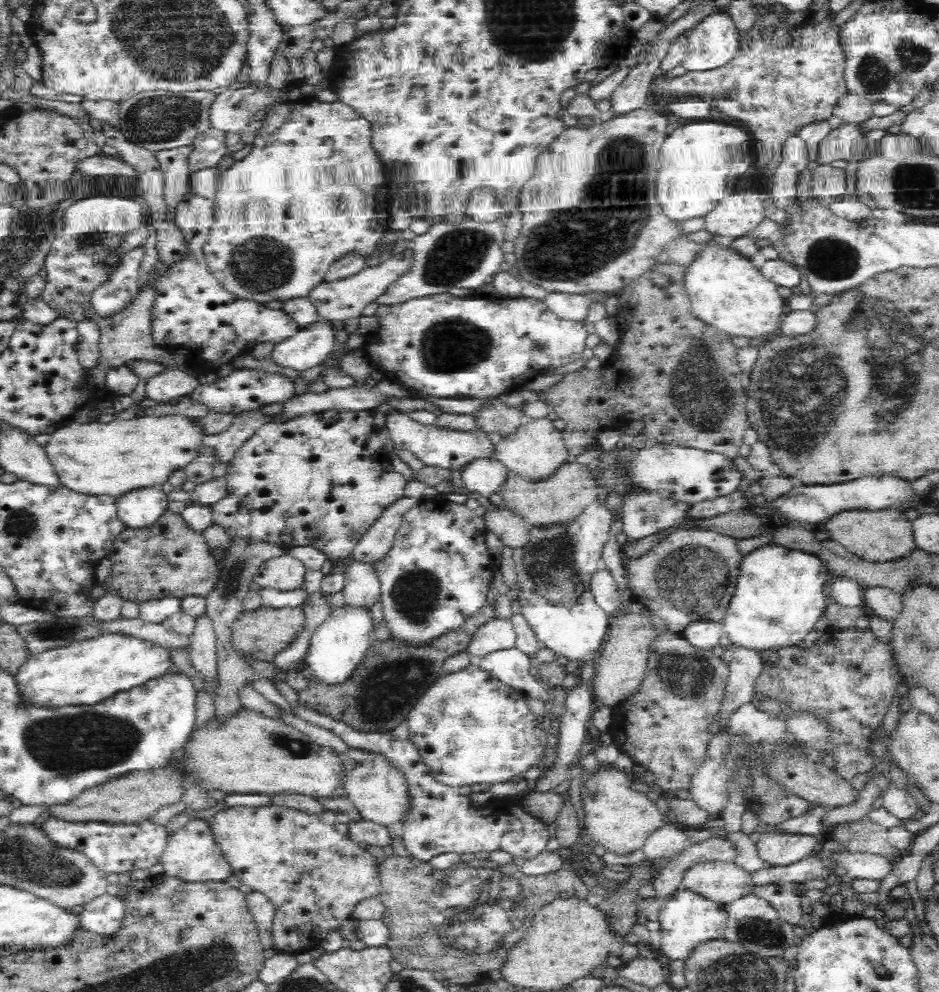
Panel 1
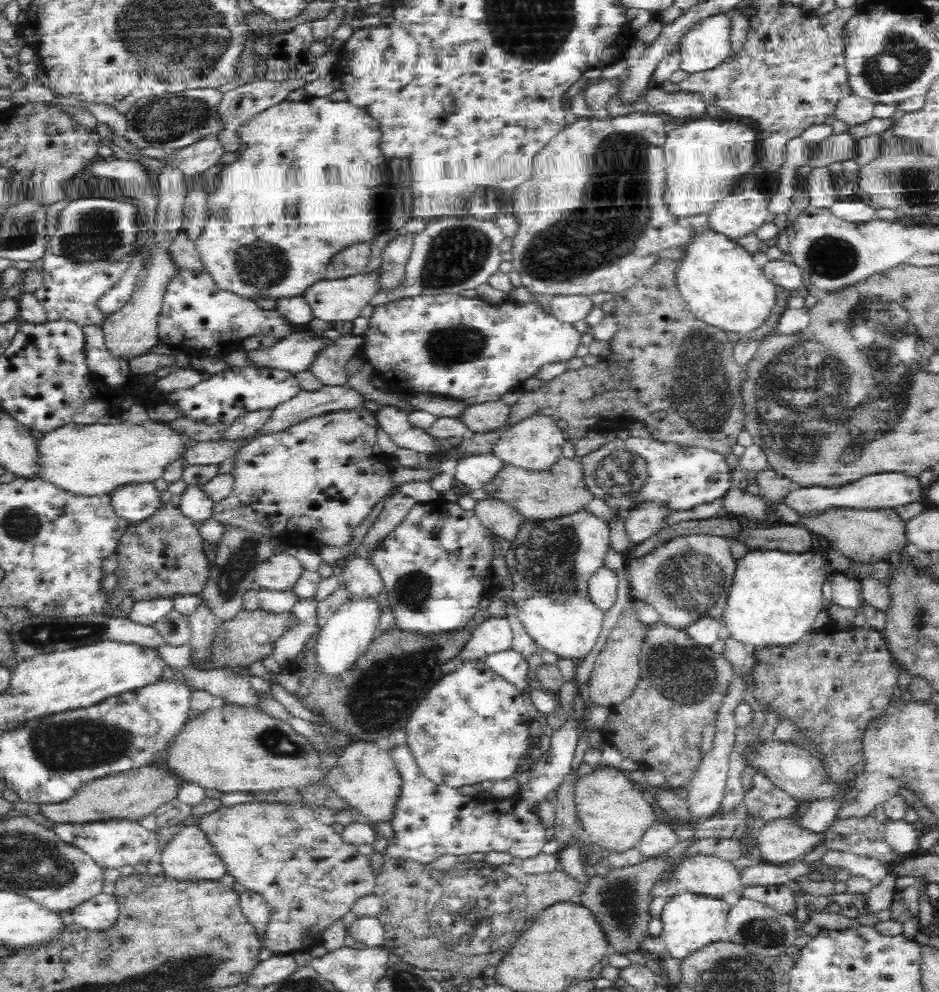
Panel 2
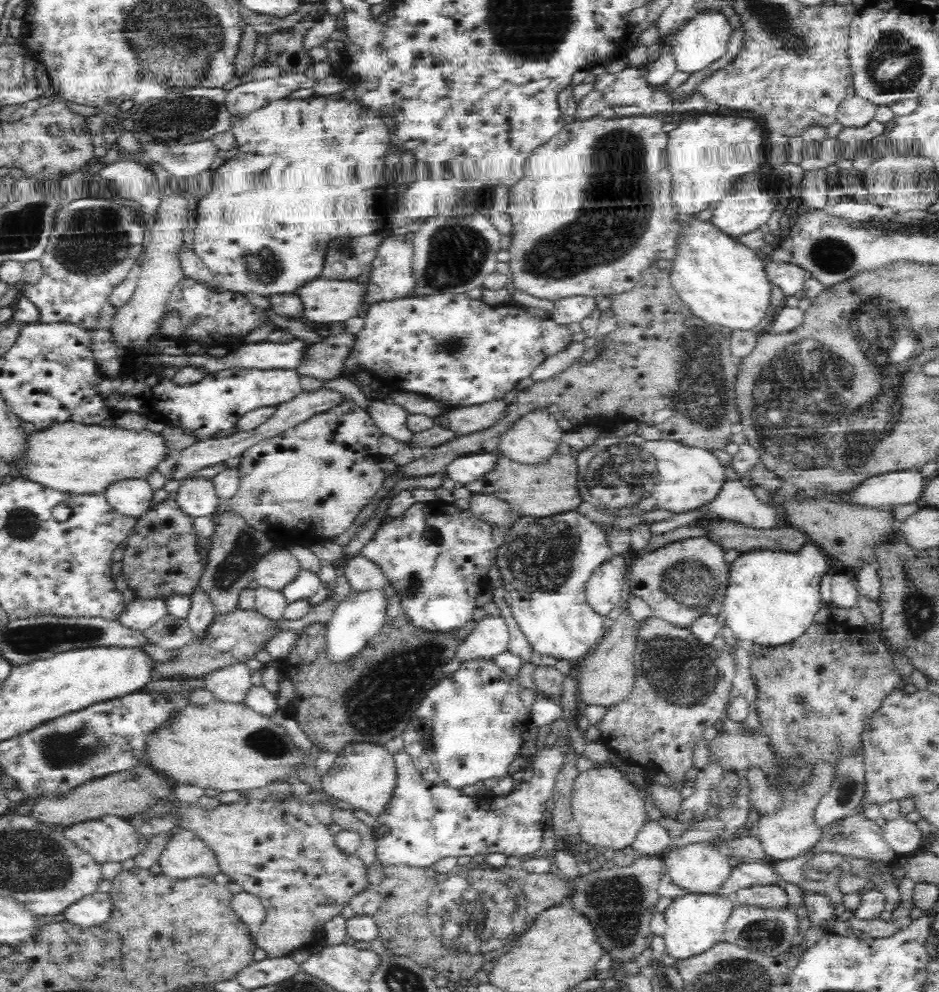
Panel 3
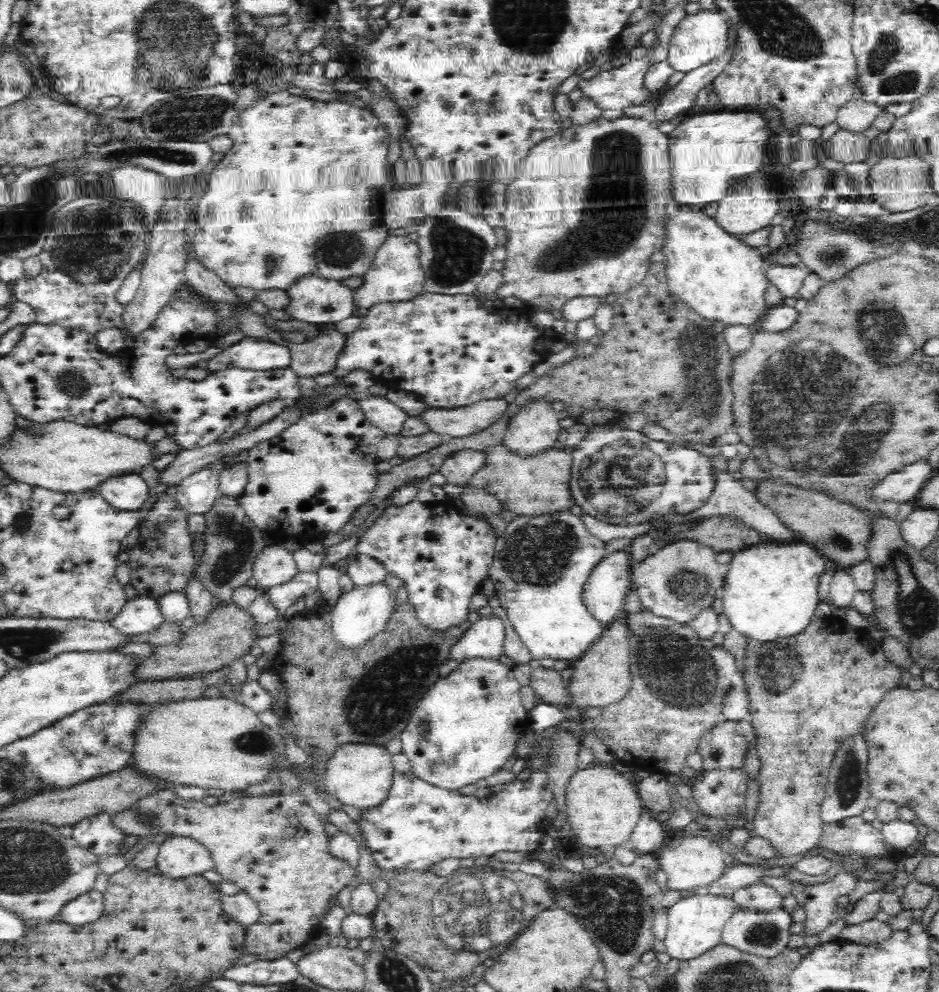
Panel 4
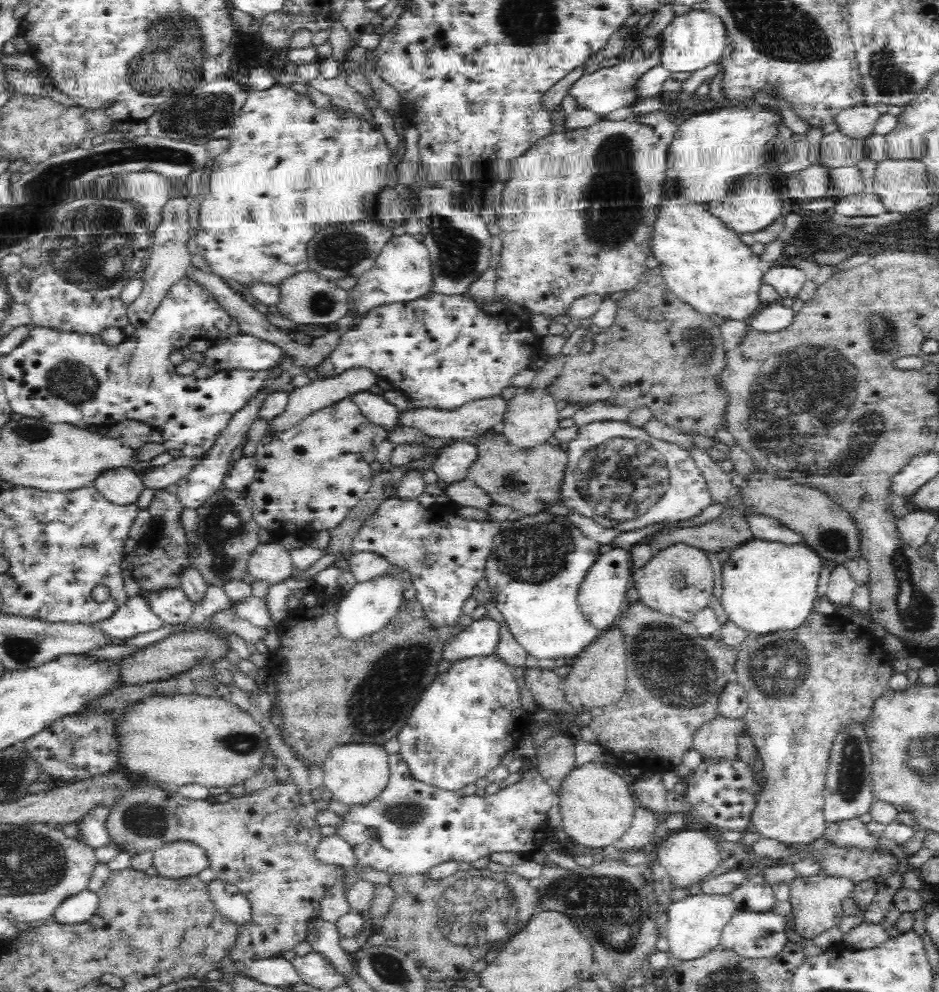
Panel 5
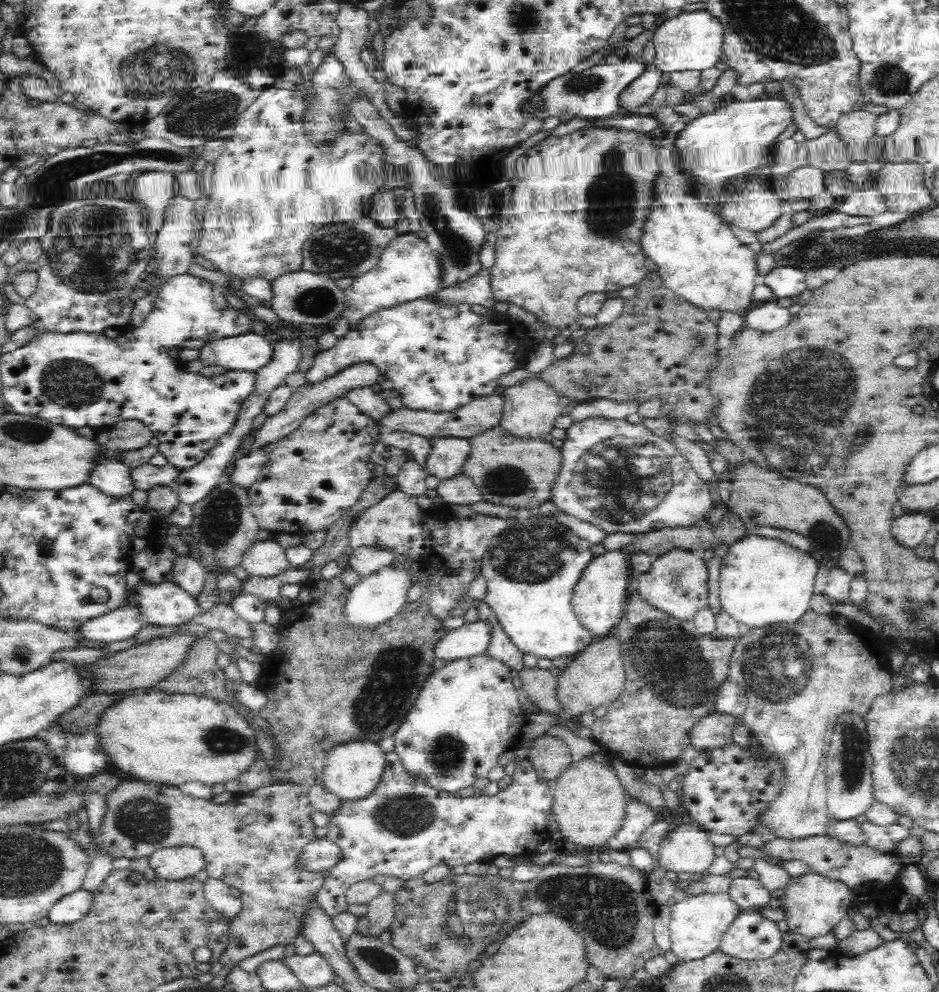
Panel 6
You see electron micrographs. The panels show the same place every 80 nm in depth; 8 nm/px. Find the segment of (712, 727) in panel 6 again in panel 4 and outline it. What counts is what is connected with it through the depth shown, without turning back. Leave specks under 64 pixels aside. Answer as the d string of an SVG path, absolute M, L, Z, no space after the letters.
M720 719L714 728L706 731L698 741L698 753L704 761L703 771L743 769L747 754L750 754L751 749L757 751L756 746L758 746L757 730L754 729L750 719L738 722Z

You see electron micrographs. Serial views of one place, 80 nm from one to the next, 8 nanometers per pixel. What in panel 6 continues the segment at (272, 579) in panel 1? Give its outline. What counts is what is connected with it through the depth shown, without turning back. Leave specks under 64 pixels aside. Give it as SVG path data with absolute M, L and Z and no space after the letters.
M259 540L242 556L242 566L249 576L270 578L291 567L285 549L276 541Z

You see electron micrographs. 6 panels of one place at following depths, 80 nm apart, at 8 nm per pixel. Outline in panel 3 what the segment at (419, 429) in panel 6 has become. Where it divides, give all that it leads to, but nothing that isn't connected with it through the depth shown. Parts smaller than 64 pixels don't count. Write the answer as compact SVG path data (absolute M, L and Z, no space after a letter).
M503 400L490 401L474 406L456 407L448 414L444 414L438 424L451 426L451 430L456 430L467 435L476 431L484 431L495 426L505 415L507 404Z

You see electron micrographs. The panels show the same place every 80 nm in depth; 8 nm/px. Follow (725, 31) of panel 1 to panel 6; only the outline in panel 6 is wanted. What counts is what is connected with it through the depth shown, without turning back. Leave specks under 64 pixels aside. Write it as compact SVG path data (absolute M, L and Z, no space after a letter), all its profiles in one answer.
M682 10L679 15L667 18L659 25L652 38L655 46L655 64L662 72L698 71L712 68L721 60L724 50L724 29L722 23L708 11Z

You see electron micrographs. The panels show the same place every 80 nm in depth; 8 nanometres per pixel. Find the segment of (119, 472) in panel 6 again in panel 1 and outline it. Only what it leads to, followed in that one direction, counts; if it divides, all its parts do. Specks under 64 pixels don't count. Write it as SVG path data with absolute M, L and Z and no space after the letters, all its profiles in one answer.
M159 486L132 490L116 499L117 515L125 528L148 528L158 522L168 508L168 498Z

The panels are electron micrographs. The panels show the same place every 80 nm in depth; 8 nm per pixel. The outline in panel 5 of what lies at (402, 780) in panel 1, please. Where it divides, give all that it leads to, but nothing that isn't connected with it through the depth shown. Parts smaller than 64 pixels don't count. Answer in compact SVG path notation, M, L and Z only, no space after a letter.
M346 743L335 746L322 769L322 788L329 798L349 807L374 802L386 788L390 776L388 752L381 746L364 743Z

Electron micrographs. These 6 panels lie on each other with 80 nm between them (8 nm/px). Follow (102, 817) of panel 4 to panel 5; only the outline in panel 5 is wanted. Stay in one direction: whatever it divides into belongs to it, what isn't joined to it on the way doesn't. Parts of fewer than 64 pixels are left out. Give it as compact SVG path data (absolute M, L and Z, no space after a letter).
M96 806L96 809L90 810L84 818L81 818L77 830L82 844L89 846L92 850L114 845L114 839L112 839L110 831L106 829L108 816L110 816L110 808Z

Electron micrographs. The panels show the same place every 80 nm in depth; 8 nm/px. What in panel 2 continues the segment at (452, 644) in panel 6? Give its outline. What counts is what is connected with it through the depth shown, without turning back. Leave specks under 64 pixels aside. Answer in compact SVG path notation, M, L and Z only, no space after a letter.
M490 618L473 632L460 658L466 661L483 660L490 654L511 649L513 631L508 618Z

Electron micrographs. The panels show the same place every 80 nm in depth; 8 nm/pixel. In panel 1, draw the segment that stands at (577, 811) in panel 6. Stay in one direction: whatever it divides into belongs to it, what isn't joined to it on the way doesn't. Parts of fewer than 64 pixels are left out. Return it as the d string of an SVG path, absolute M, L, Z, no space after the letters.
M620 769L596 770L594 776L583 782L580 794L585 811L584 824L588 834L602 844L600 850L628 856L644 848L646 840L666 826L662 810L644 794L630 787L630 773Z

